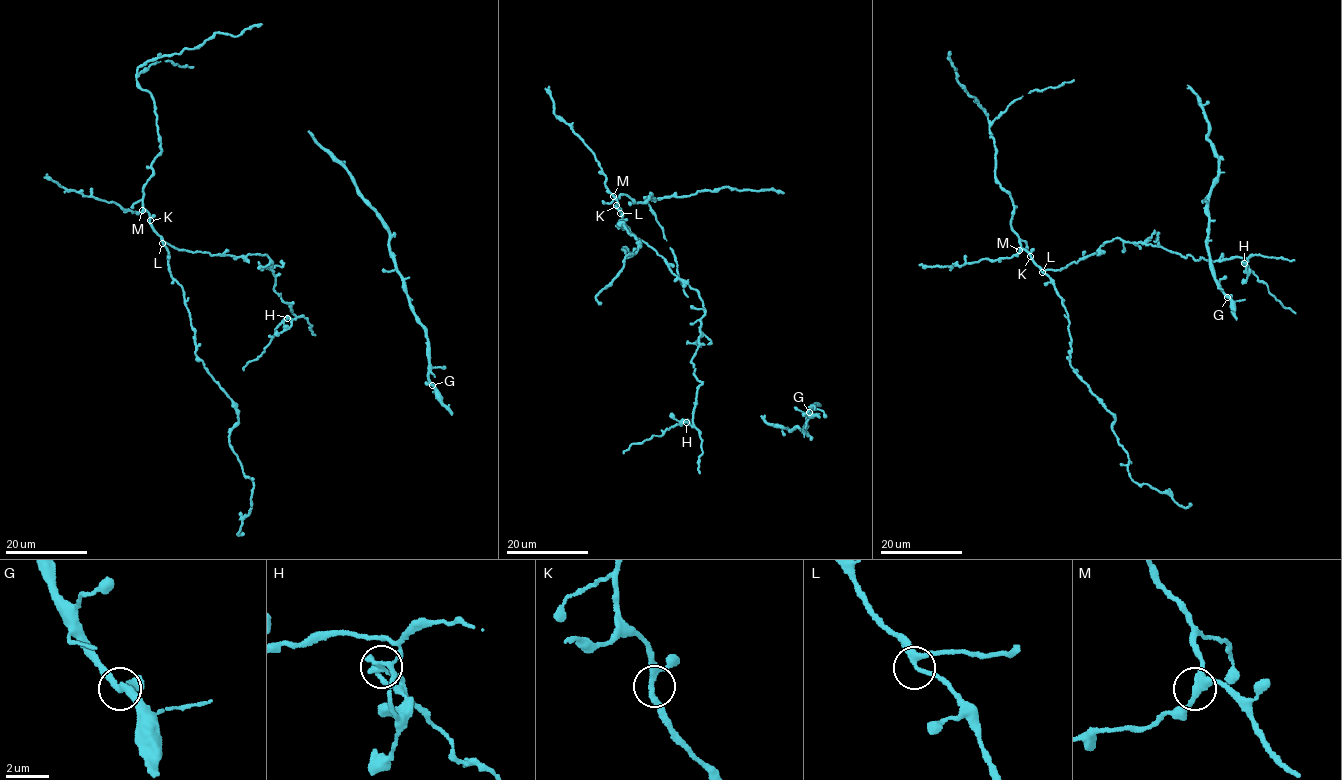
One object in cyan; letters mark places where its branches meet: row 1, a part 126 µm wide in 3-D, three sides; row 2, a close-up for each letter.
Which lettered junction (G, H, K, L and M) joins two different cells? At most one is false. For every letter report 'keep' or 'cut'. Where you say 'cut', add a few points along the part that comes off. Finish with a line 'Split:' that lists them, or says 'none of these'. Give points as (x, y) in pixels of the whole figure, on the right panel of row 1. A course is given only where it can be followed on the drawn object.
G: keep
H: cut; foreign part runs (1244, 263), (1283, 306), (1296, 314)
K: keep
L: keep
M: keep
Split: H

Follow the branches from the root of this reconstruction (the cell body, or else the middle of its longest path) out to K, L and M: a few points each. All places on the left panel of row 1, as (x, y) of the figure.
K: (222, 254), (211, 255), (173, 247), (157, 233), (150, 220)
L: (222, 254), (186, 251), (162, 243)
M: (222, 254), (211, 255), (173, 247), (157, 233), (149, 213), (142, 210)

